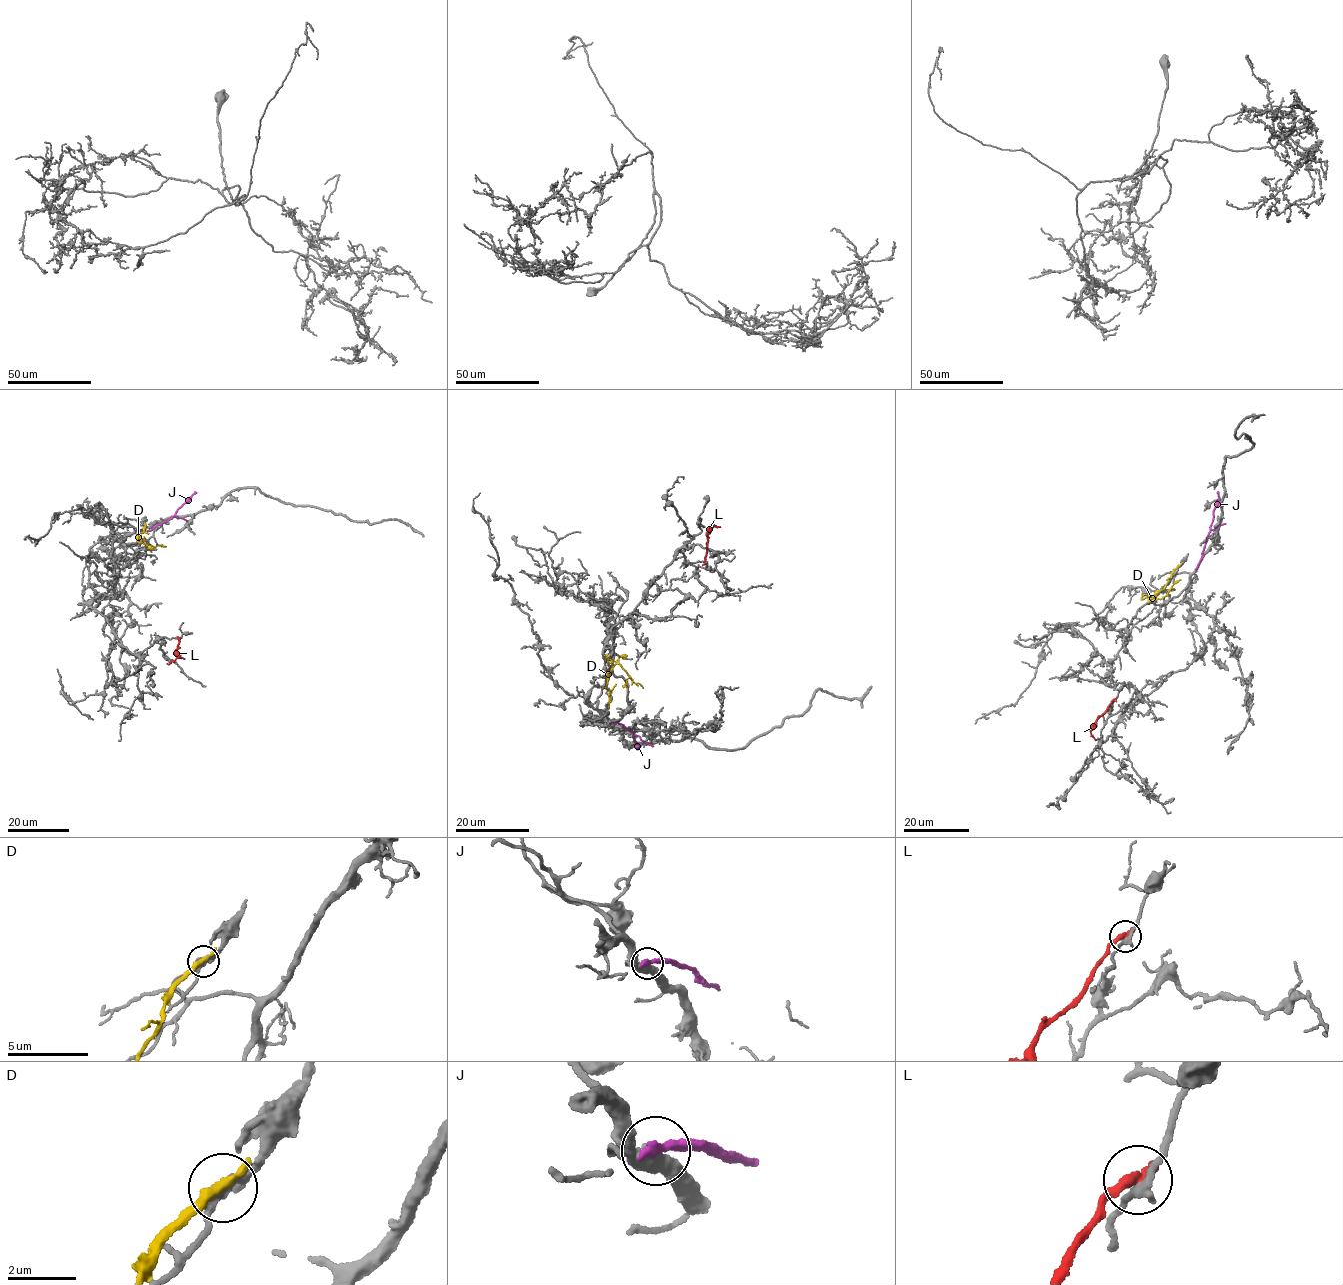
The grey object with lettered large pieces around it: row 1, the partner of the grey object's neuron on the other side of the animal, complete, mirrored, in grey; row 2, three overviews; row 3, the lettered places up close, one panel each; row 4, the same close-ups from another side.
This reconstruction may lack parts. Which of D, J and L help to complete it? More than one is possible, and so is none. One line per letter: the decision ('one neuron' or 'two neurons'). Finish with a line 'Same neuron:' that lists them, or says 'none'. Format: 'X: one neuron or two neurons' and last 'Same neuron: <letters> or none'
D: two neurons
J: two neurons
L: two neurons
Same neuron: none

